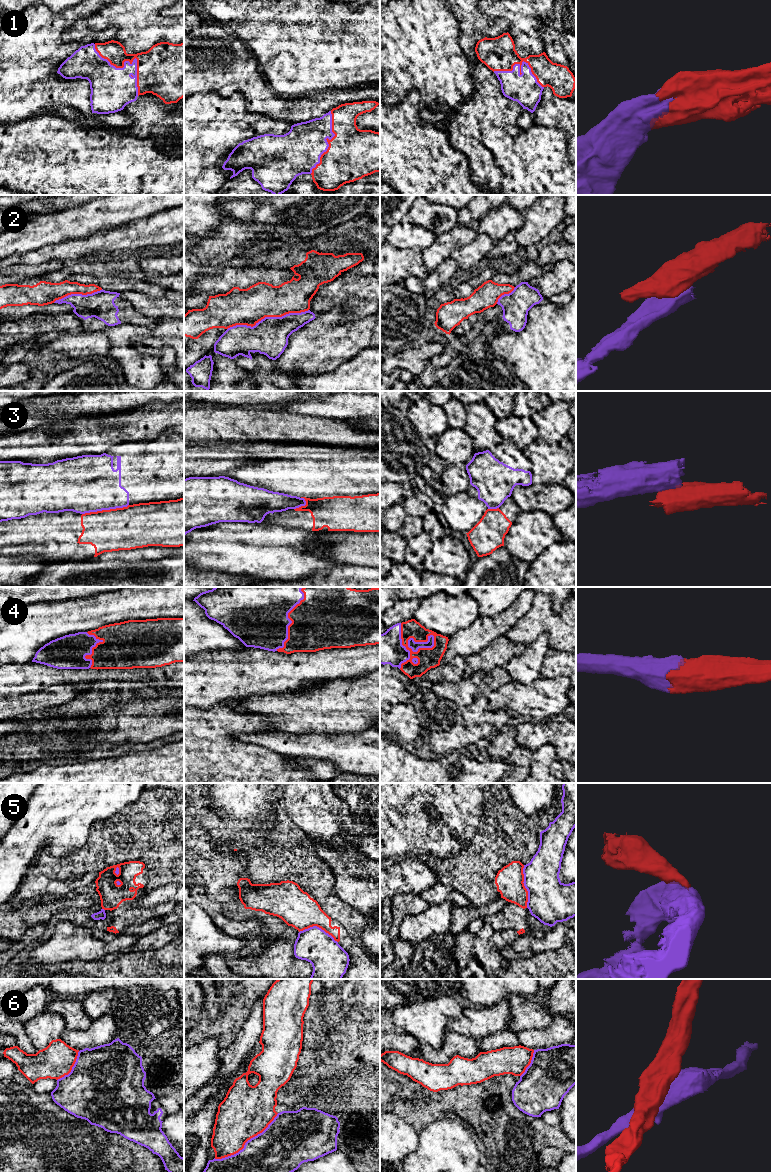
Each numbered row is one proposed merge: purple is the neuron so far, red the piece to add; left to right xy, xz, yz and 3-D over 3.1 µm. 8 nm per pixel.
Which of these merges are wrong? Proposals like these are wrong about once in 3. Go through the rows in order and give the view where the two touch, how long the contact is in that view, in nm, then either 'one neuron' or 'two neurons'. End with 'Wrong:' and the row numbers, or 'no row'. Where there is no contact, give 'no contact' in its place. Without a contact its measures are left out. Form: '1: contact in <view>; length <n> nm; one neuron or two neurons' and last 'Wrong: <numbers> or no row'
1: contact in xy; length 550 nm; one neuron
2: contact in xz; length 700 nm; two neurons
3: contact in xy; length 380 nm; two neurons
4: contact in yz; length 380 nm; one neuron
5: contact in yz; length 340 nm; two neurons
6: contact in xz; length 650 nm; two neurons
Wrong: 2, 3, 5, 6

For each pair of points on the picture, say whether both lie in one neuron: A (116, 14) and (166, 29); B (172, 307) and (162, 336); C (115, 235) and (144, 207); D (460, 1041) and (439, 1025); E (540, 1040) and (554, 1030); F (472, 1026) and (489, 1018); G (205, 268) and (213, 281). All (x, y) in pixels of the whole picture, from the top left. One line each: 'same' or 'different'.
A: same
B: different
C: different
D: different
E: same
F: same
G: different

